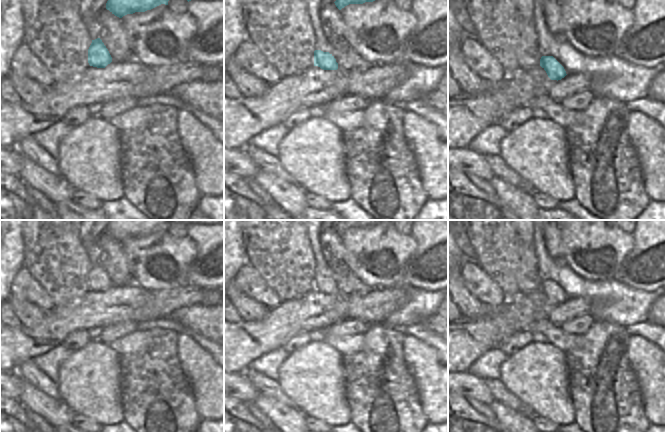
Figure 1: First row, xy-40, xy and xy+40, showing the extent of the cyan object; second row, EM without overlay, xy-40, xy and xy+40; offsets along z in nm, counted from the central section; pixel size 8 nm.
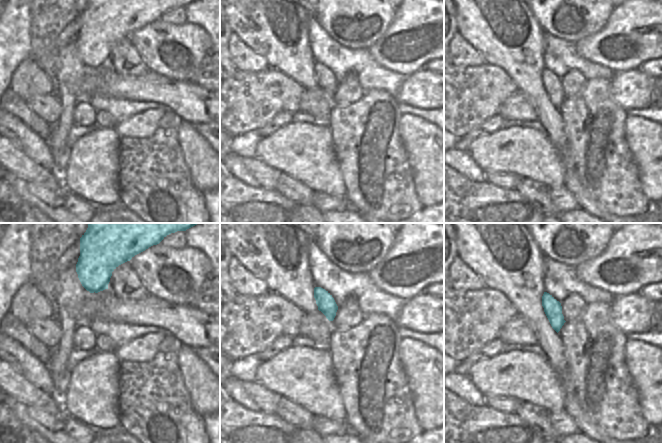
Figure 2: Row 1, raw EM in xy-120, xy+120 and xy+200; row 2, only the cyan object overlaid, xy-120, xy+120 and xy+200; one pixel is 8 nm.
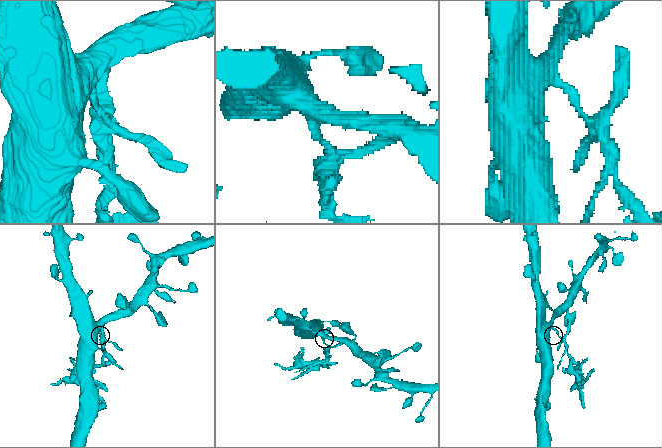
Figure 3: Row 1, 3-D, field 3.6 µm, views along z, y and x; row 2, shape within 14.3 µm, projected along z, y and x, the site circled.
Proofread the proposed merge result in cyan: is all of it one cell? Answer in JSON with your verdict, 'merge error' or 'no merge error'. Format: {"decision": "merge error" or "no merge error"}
{"decision": "merge error"}

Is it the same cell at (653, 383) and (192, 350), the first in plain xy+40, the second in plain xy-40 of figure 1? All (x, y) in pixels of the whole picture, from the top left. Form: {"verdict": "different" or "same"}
{"verdict": "same"}

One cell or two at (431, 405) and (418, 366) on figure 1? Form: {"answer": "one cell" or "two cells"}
{"answer": "one cell"}

